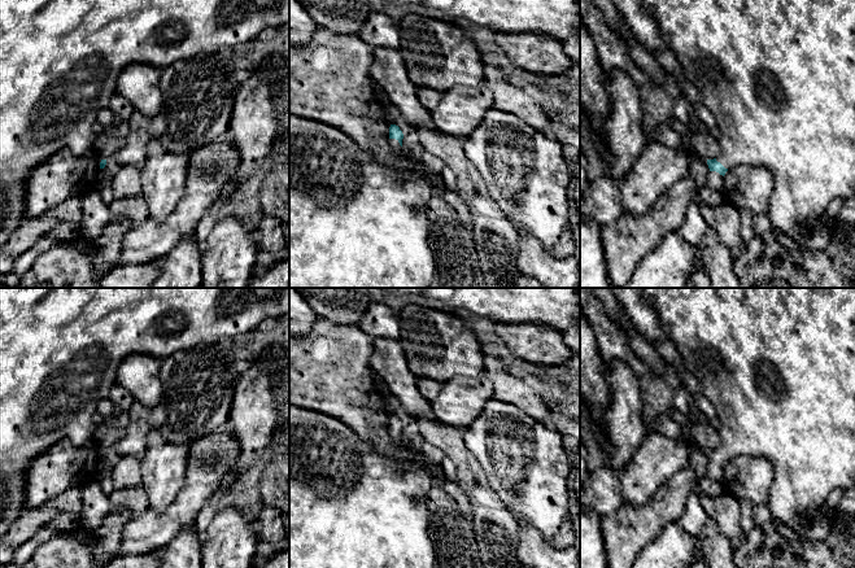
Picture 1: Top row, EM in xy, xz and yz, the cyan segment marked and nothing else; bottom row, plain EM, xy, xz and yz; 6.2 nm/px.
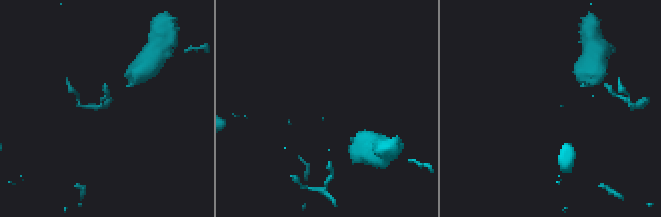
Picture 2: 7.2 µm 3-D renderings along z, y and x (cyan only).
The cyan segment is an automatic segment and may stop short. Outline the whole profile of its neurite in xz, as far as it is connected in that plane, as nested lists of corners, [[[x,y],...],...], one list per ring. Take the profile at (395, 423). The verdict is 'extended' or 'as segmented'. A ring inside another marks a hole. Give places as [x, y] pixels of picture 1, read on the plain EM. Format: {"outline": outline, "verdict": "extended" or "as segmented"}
{"outline": [[[391,415],[389,418],[389,436],[392,437],[393,442],[396,446],[403,446],[402,442],[402,429],[403,429],[403,424],[400,420],[398,416],[396,415]]], "verdict": "extended"}

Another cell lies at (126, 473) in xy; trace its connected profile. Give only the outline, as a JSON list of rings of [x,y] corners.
[[[122,456],[113,466],[113,482],[115,489],[130,489],[141,482],[141,458]]]

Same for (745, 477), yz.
[[[749,455],[729,459],[723,467],[724,490],[736,499],[747,499],[754,506],[768,503],[775,471],[769,460]]]

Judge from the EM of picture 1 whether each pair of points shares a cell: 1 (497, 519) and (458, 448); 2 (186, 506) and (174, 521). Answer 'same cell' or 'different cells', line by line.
1: same cell
2: same cell

